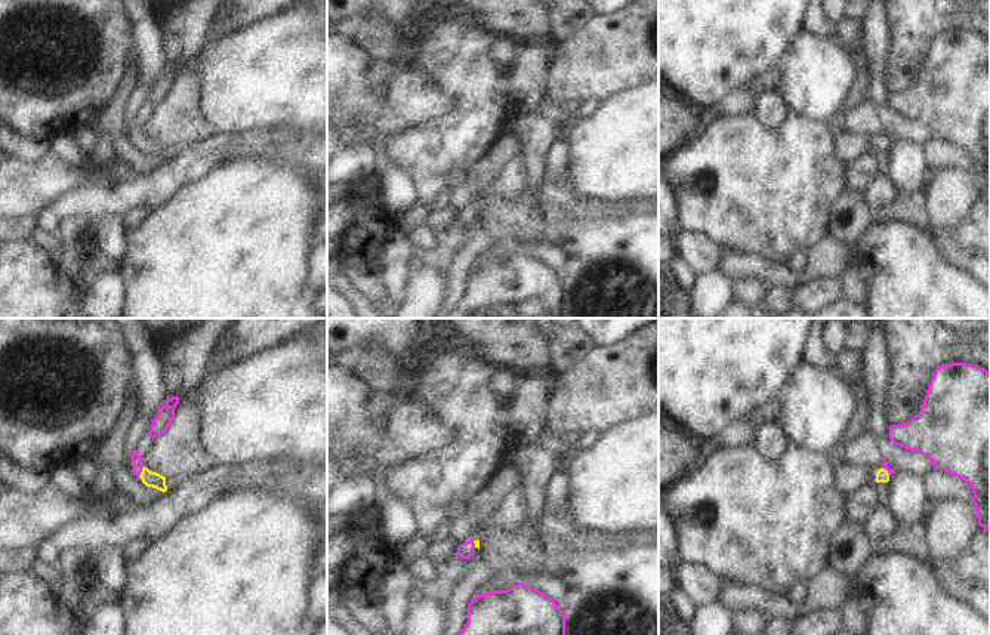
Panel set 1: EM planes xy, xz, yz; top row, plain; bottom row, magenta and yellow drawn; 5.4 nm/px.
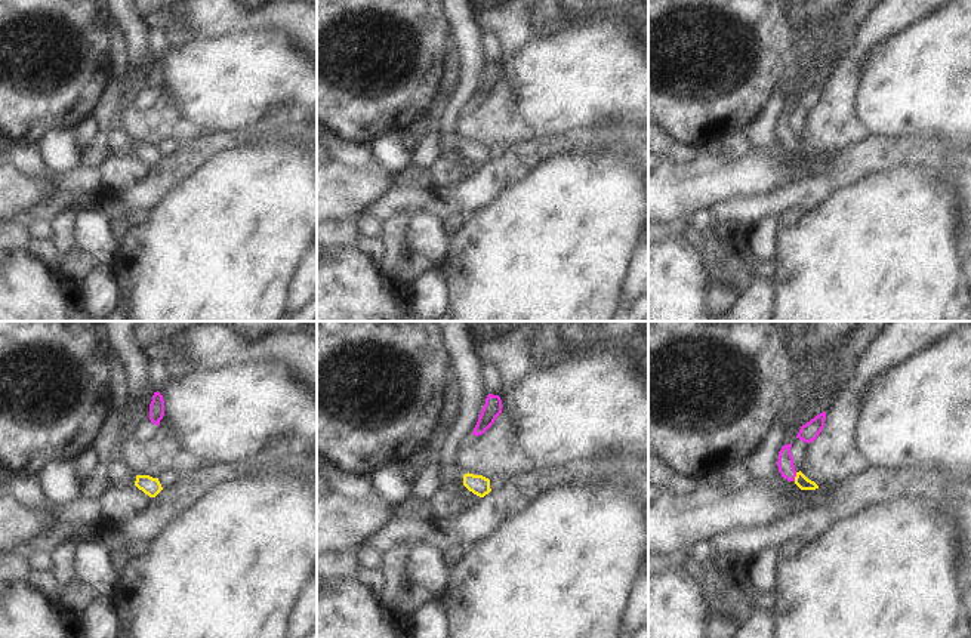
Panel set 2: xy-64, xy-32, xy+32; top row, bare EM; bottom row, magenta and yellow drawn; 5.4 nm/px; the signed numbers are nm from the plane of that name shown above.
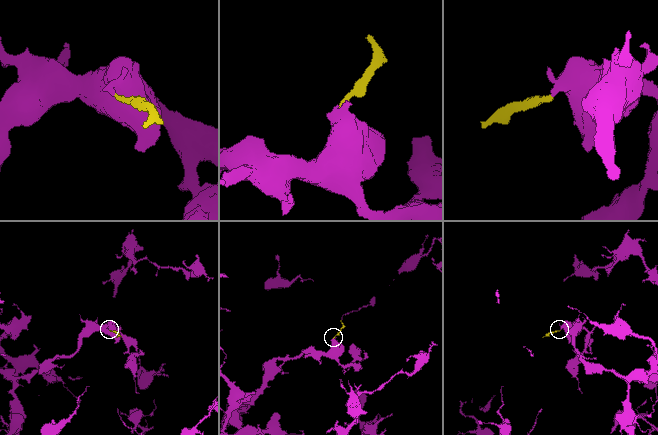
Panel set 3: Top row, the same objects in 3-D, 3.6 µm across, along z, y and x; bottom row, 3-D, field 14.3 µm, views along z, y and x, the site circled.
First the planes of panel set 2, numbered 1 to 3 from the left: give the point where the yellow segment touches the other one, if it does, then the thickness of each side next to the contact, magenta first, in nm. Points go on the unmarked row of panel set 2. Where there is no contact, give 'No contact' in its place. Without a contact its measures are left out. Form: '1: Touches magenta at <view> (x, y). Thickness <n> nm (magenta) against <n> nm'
1: No contact
2: No contact
3: Touches magenta at xy+32 (795, 144). Thickness 90 nm (magenta) against 70 nm

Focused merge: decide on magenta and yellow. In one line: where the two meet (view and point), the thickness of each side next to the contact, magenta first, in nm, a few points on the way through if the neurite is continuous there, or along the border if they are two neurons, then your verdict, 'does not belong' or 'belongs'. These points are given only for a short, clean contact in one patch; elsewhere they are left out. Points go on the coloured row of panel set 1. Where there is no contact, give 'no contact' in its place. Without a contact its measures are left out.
contact xy (141, 471); calibres 60 and 90 nm; way xy (136, 461), (141, 471), (150, 478); belongs

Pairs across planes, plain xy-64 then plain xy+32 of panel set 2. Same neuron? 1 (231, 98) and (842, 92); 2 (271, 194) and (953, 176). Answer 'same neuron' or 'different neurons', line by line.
1: different neurons
2: different neurons

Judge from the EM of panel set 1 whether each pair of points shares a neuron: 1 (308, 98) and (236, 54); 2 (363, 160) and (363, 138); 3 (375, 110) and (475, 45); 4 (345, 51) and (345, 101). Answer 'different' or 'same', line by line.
1: same
2: different
3: different
4: same

